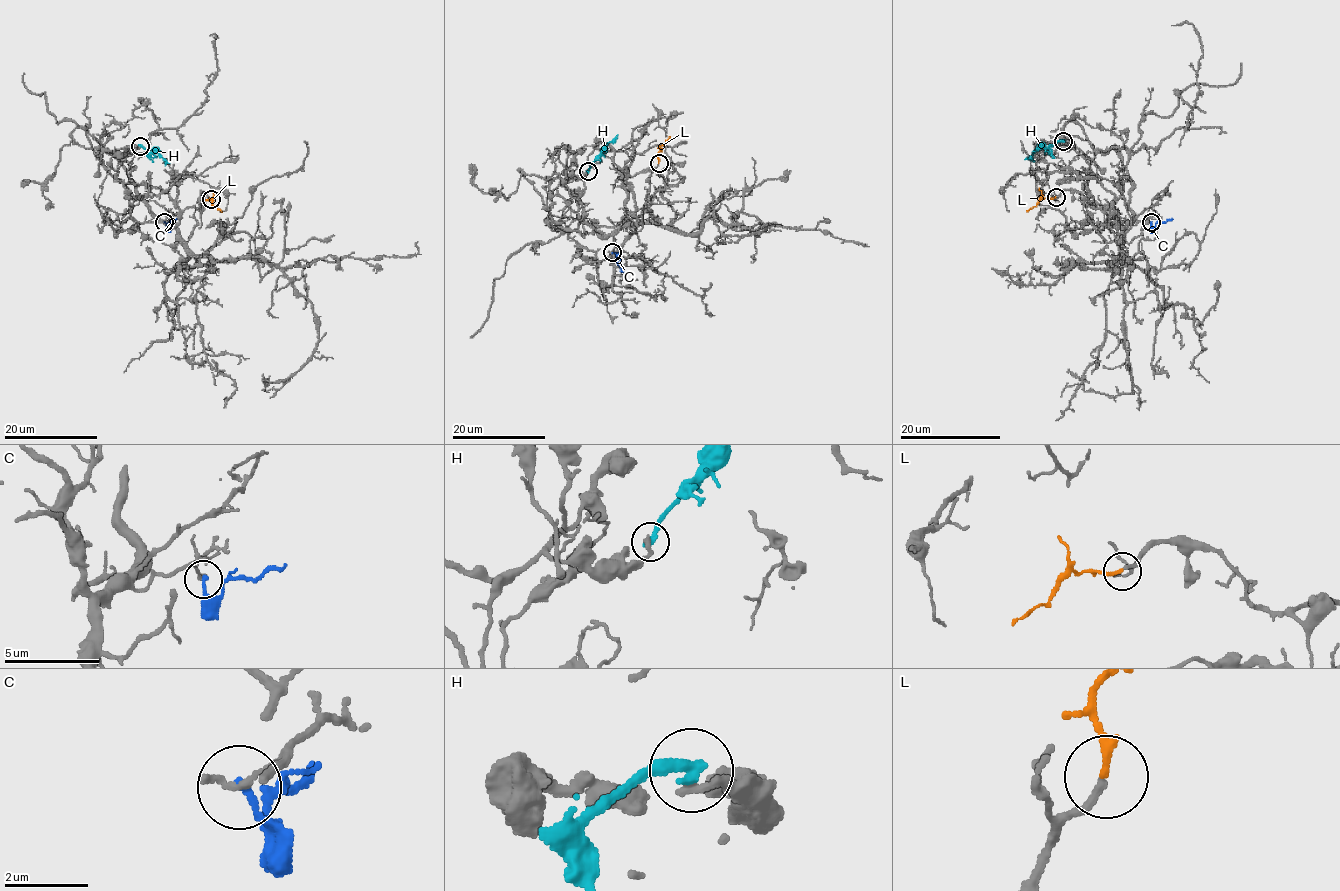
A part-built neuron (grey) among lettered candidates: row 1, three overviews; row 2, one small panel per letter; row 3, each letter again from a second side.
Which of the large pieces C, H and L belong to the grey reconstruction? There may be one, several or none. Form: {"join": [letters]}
{"join": ["L"]}

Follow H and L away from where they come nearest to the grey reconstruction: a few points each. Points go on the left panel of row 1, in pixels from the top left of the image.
H: (140, 145), (148, 151), (155, 151), (169, 163)
L: (210, 199), (222, 212)

